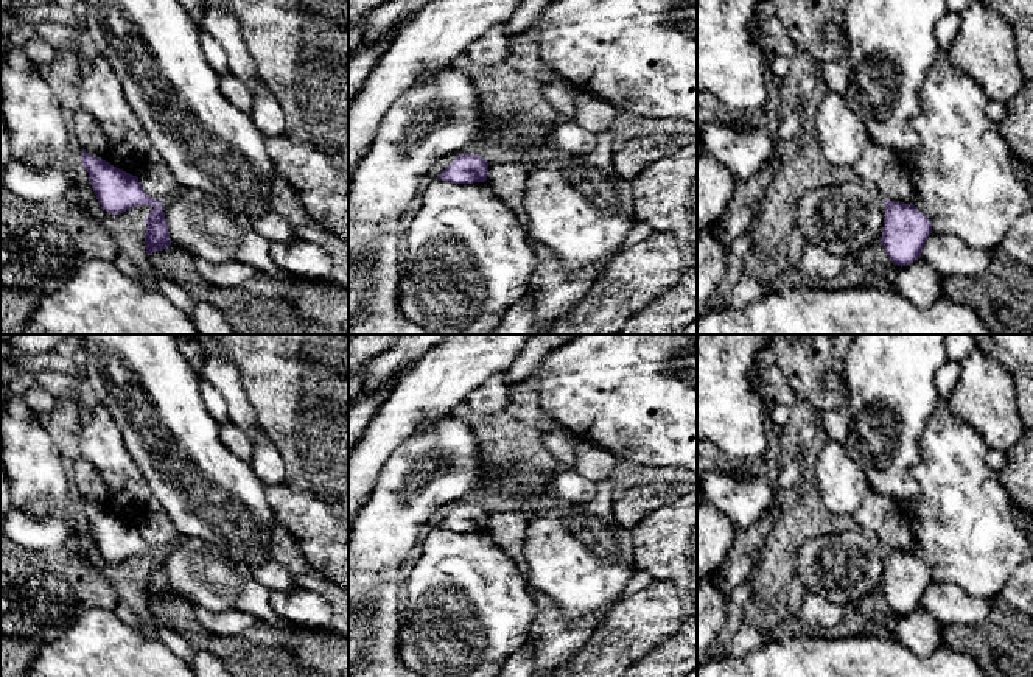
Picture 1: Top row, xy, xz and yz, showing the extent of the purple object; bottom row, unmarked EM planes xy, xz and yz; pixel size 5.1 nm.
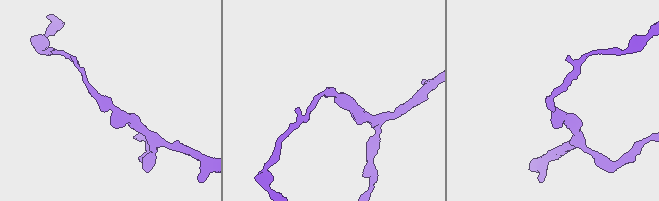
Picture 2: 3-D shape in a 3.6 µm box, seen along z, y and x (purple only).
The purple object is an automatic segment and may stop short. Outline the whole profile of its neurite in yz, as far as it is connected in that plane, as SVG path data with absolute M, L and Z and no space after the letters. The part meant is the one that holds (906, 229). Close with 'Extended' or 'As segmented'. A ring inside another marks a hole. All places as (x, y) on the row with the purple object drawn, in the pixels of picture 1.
M884 199L885 218L881 243L890 260L907 266L921 257L921 249L932 233L927 216L913 204Z. As segmented

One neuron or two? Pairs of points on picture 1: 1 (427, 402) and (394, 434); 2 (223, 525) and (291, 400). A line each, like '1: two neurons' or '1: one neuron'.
1: one neuron
2: two neurons

